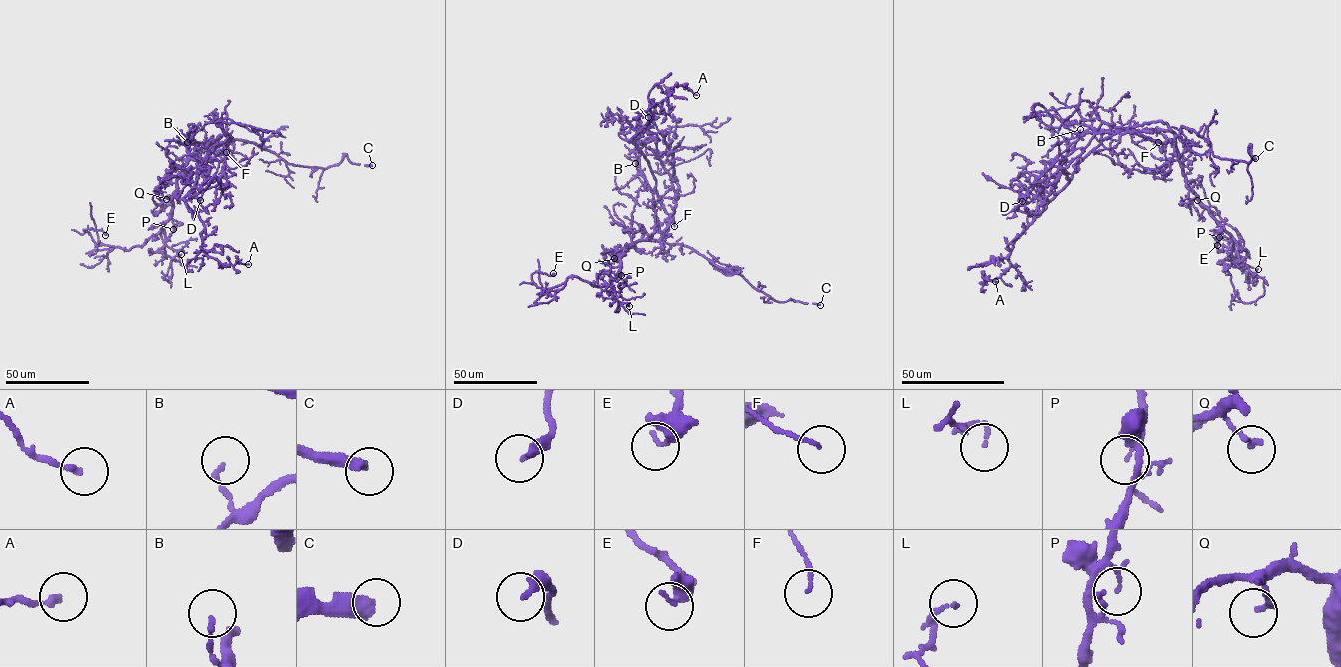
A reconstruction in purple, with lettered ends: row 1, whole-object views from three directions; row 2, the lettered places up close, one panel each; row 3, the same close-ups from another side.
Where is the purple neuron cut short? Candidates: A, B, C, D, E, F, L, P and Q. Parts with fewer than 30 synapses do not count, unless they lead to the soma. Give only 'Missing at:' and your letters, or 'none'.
Missing at: C

